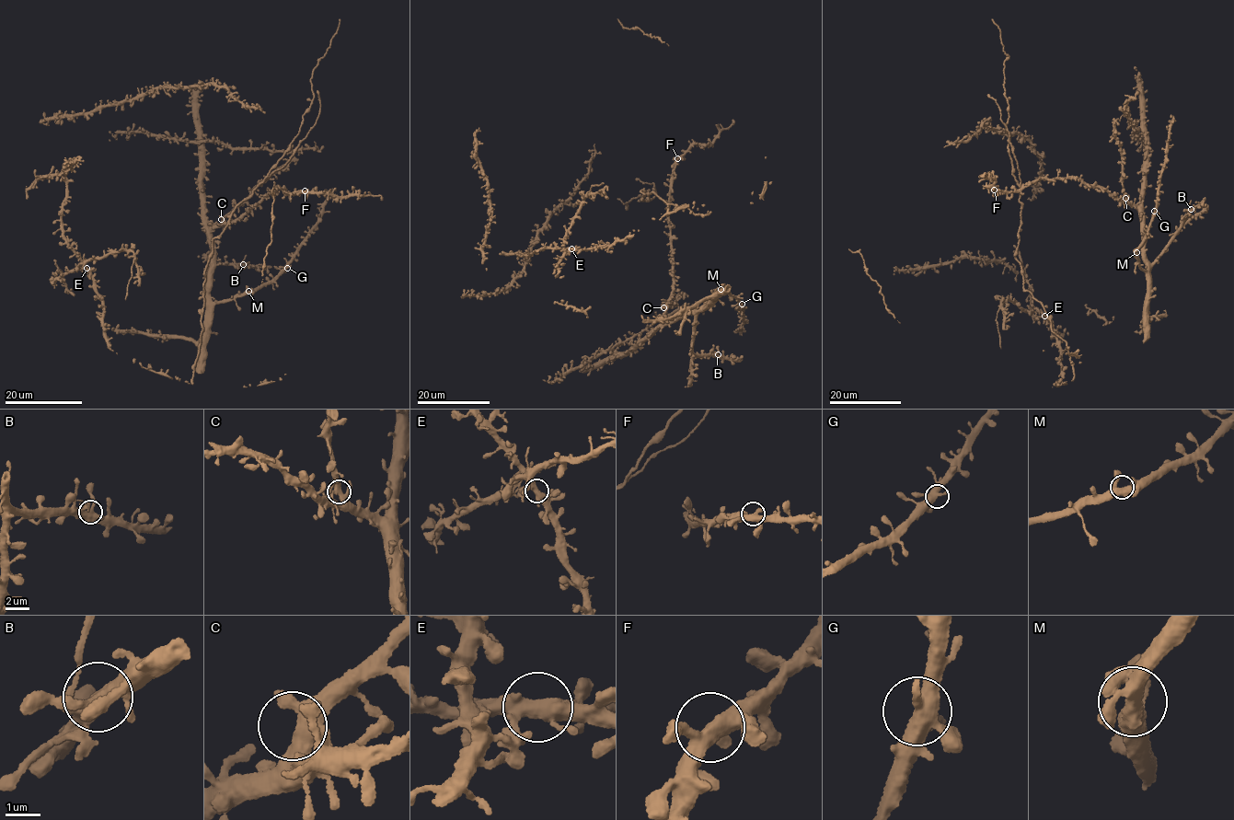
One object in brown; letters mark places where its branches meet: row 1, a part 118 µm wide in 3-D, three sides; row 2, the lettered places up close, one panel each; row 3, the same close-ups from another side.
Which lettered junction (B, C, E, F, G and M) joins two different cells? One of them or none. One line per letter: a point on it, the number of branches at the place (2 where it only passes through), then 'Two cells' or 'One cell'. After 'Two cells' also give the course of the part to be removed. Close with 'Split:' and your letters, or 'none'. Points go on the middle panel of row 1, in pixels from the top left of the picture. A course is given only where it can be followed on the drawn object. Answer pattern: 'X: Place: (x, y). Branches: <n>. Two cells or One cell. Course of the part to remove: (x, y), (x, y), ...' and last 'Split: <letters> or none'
B: Place: (718, 354). Branches: 5. One cell
C: Place: (663, 307). Branches: 5. One cell
E: Place: (571, 248). Branches: 4. Two cells
F: Place: (677, 158). Branches: 4. One cell
G: Place: (742, 304). Branches: 4. One cell
M: Place: (720, 289). Branches: 3. One cell
Split: E

